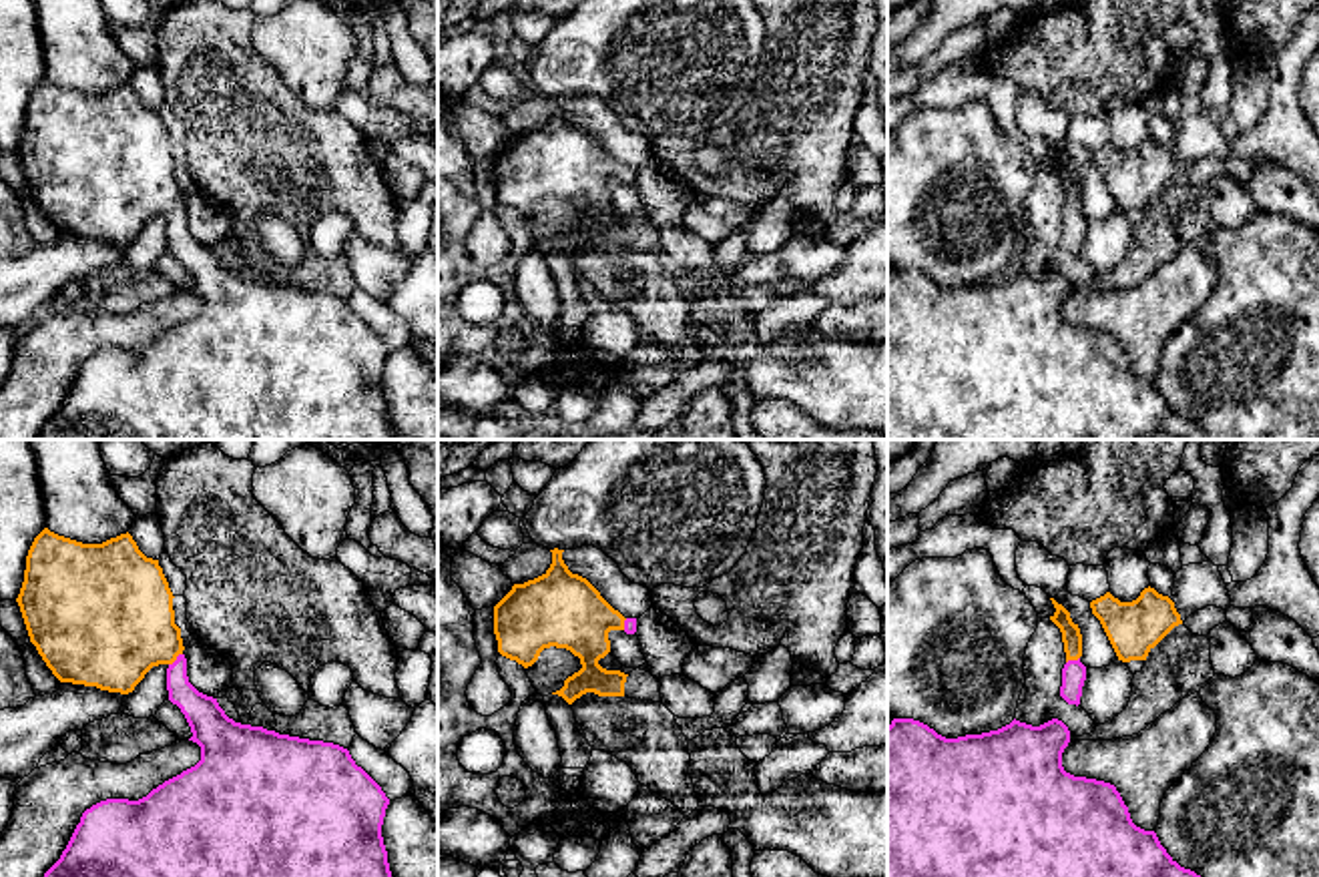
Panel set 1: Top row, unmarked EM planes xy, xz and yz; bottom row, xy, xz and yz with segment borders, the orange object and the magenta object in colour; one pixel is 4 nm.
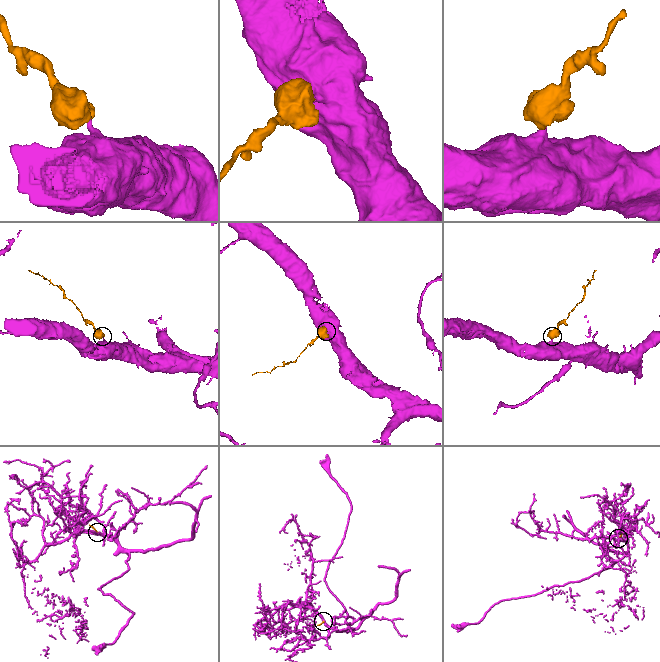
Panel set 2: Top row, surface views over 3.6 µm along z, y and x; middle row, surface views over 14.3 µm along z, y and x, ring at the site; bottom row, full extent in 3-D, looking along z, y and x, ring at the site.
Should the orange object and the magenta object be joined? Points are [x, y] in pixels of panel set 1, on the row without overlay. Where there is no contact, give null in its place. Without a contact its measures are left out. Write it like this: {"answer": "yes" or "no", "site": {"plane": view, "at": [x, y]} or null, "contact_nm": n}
{"answer": "yes", "site": {"plane": "xy", "at": [175, 209]}, "contact_nm": 80}

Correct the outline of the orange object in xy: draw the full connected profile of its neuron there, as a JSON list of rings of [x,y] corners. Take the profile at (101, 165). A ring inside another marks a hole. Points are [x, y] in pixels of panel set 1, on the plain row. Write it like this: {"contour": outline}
{"contour": [[[44,78],[28,100],[16,153],[30,193],[52,225],[60,233],[128,245],[153,217],[167,215],[169,251],[185,265],[193,283],[189,291],[201,297],[195,317],[147,347],[106,349],[86,359],[36,440],[398,440],[381,387],[389,355],[381,337],[347,299],[235,273],[217,249],[199,243],[187,227],[173,149],[159,110],[147,108],[128,82],[102,94],[82,94]]]}

